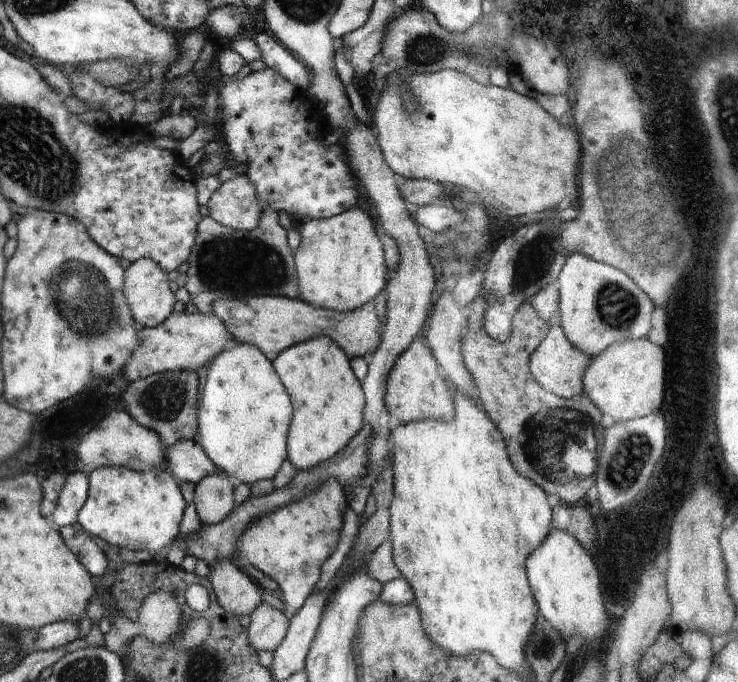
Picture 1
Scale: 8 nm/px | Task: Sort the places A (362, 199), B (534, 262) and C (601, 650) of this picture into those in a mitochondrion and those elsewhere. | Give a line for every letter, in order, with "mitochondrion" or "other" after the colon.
A: other
B: mitochondrion
C: other

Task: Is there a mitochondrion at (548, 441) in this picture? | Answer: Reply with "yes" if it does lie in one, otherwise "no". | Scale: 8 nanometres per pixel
yes

